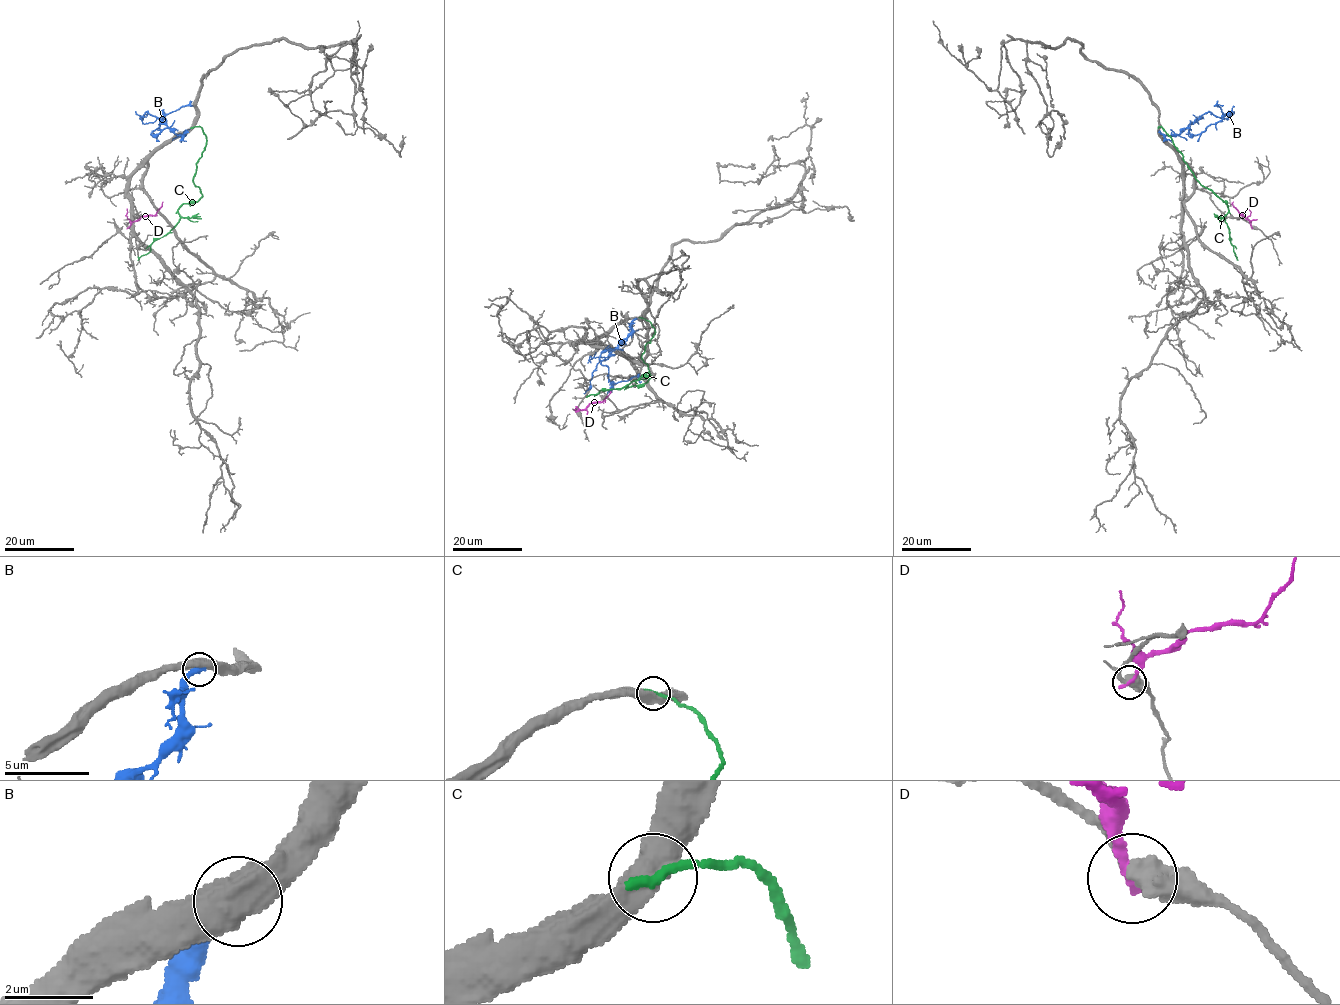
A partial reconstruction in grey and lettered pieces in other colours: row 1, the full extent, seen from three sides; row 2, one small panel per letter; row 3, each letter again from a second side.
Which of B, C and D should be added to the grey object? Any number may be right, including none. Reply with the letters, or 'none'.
C

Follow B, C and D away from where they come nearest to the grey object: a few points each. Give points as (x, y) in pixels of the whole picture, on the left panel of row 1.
B: (187, 132), (177, 135), (170, 128), (151, 134), (166, 114), (192, 106)
C: (192, 127), (200, 127), (206, 137), (193, 179), (202, 196), (182, 205), (179, 221), (137, 260)
D: (129, 227), (143, 216), (154, 215), (163, 201)

